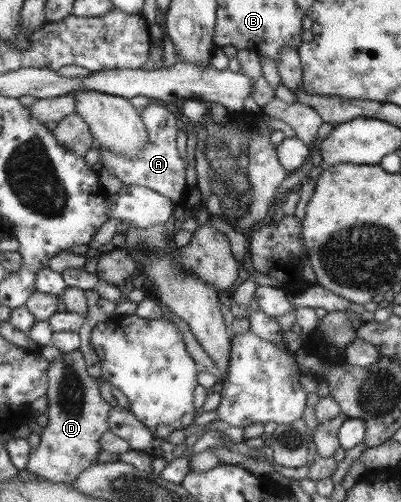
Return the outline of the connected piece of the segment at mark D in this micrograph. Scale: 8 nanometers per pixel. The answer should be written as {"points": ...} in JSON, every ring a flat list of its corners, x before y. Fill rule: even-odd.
{"points":[[75,349,61,353,48,369,48,423,40,433,40,443,32,450,28,471,55,483,72,483,80,473,96,464,97,441,109,430,108,415,112,408,101,398,98,381,87,374,83,355]]}

